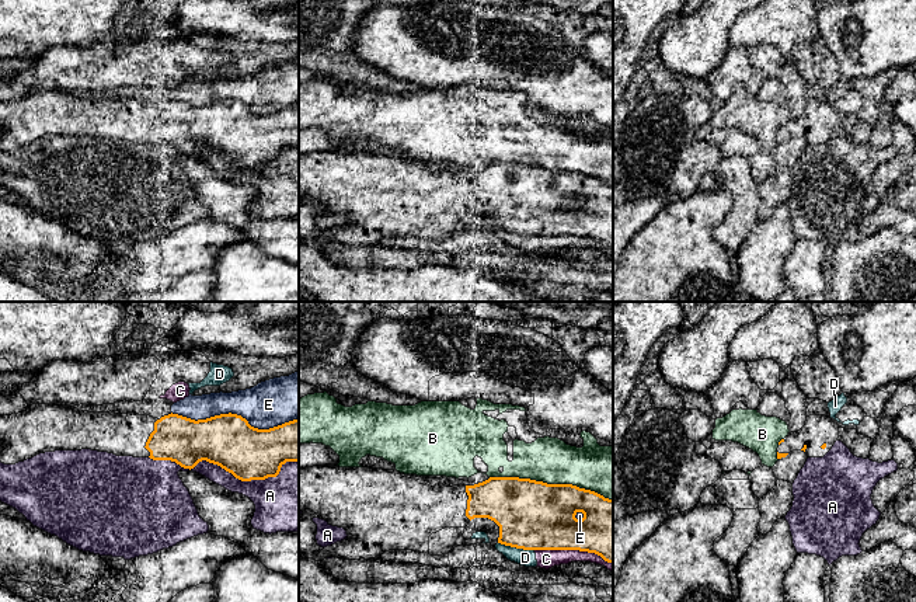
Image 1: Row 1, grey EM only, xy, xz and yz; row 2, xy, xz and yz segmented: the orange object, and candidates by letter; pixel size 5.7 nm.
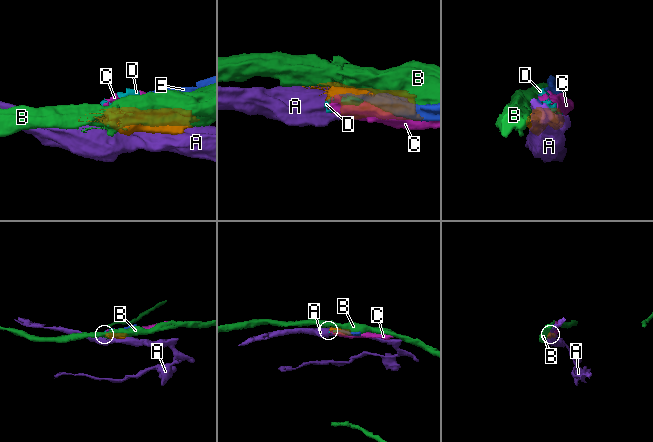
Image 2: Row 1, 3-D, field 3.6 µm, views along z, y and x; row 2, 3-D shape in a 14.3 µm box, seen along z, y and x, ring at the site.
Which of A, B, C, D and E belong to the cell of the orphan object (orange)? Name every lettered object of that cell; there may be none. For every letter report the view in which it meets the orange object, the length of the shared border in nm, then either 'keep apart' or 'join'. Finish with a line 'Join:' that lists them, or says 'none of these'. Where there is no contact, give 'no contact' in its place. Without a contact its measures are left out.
A: xy | 850 nm | keep apart
B: xz | 700 nm | keep apart
C: xz | 460 nm | keep apart
D: xz | 220 nm | keep apart
E: xy | 750 nm | keep apart
Join: none of these

